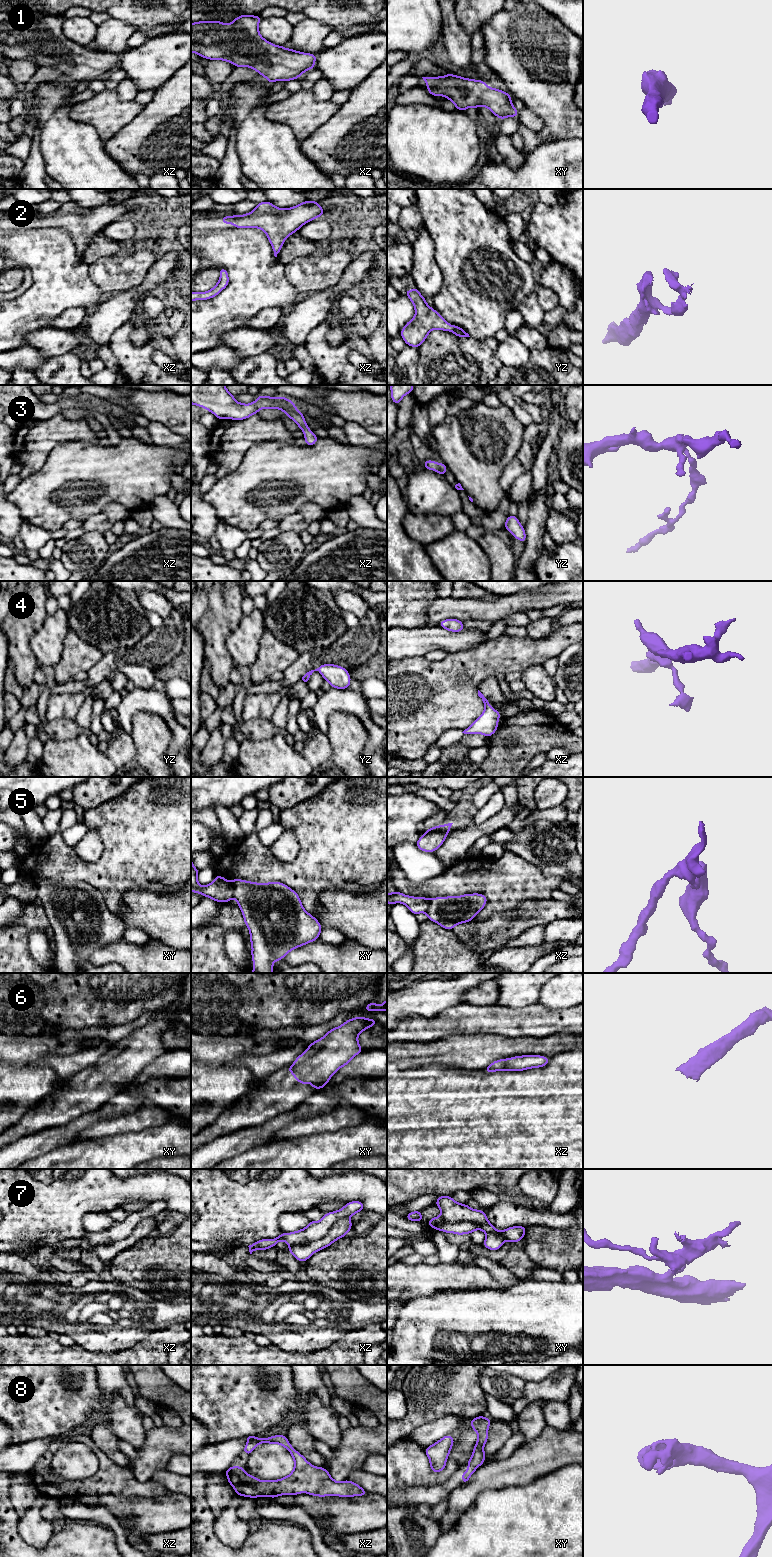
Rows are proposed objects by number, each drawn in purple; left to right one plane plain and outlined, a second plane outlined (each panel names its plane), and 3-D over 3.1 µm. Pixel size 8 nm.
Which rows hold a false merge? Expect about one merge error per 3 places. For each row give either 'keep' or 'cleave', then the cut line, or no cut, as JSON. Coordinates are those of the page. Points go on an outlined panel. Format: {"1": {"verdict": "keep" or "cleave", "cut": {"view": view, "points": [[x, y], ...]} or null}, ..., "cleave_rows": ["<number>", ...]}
{"1": {"verdict": "keep", "cut": null}, "2": {"verdict": "keep", "cut": null}, "3": {"verdict": "keep", "cut": null}, "4": {"verdict": "keep", "cut": null}, "5": {"verdict": "cleave", "cut": {"view": "xy", "points": [[230, 882], [234, 897]]}}, "6": {"verdict": "keep", "cut": null}, "7": {"verdict": "cleave", "cut": {"view": "xz", "points": [[347, 1216], [342, 1216], [321, 1238], [305, 1244], [289, 1246]]}}, "8": {"verdict": "keep", "cut": null}, "cleave_rows": ["5", "7"]}

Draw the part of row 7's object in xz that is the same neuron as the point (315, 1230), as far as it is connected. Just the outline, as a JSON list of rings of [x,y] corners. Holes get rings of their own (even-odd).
[[[361,1201],[347,1202],[345,1206],[337,1211],[325,1213],[320,1221],[310,1221],[309,1224],[298,1231],[281,1233],[274,1239],[261,1239],[249,1245],[249,1252],[254,1250],[267,1250],[275,1247],[279,1241],[284,1241],[289,1246],[306,1245],[325,1237],[334,1224],[342,1217],[350,1217],[364,1209]]]

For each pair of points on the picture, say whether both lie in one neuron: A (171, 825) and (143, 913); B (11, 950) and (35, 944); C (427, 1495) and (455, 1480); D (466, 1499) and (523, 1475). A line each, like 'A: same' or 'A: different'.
A: different
B: different
C: same
D: same

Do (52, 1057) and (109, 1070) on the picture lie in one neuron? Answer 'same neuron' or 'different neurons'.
different neurons

